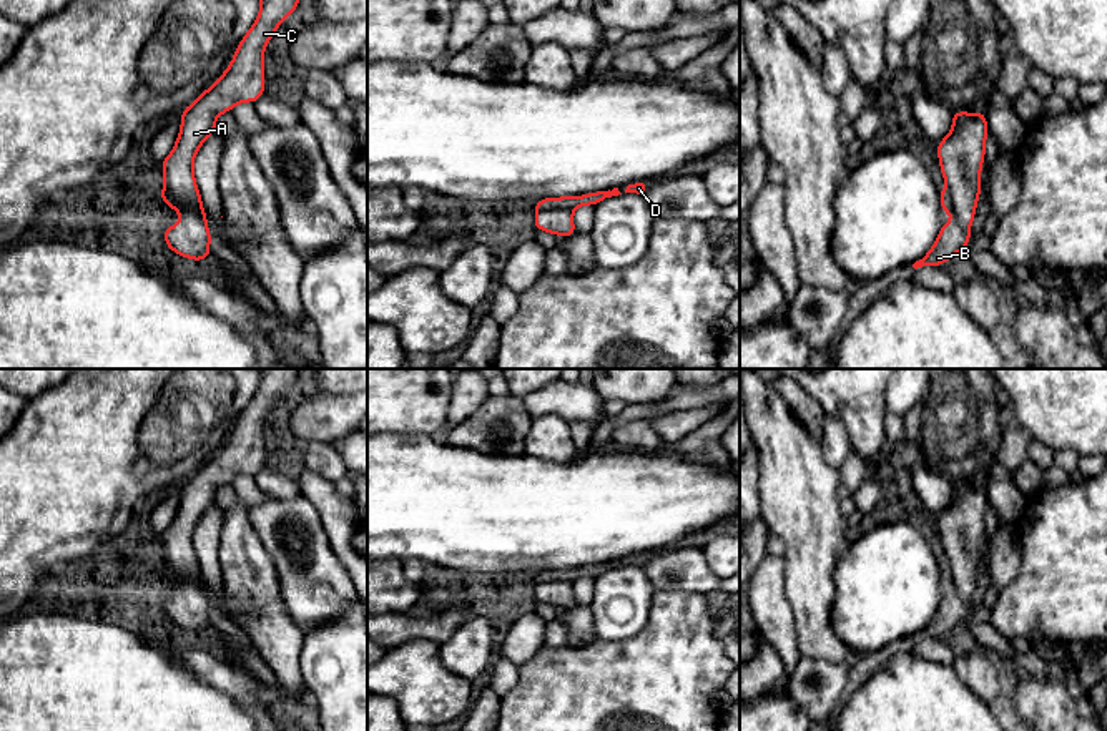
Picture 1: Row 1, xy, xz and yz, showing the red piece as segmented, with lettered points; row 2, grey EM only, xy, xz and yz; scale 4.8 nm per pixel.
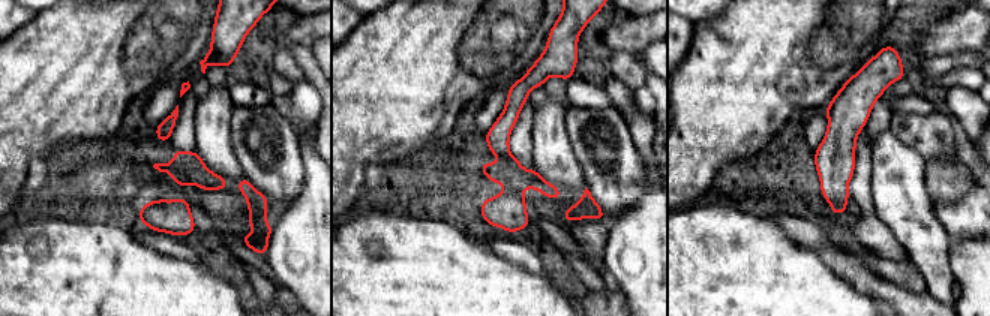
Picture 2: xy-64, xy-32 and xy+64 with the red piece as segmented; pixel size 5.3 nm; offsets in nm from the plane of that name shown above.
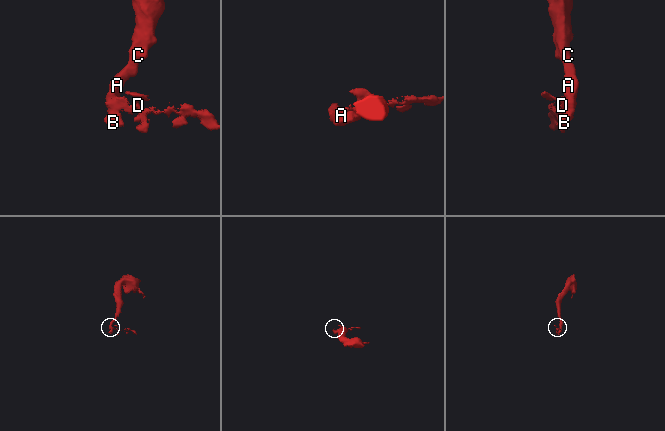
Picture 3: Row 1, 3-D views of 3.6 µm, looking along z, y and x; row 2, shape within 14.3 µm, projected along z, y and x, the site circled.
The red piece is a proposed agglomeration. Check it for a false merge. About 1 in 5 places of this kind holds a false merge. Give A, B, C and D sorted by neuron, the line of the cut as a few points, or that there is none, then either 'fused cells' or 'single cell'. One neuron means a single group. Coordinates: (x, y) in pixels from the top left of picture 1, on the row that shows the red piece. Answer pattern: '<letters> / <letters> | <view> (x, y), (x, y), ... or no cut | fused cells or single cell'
A B C D | no cut | single cell

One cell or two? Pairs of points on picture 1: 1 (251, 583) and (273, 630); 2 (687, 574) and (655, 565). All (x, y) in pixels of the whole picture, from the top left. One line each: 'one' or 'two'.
1: one
2: one

